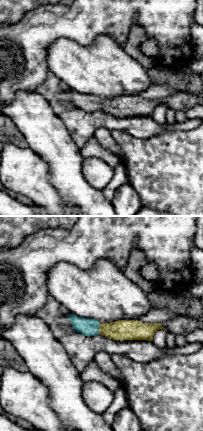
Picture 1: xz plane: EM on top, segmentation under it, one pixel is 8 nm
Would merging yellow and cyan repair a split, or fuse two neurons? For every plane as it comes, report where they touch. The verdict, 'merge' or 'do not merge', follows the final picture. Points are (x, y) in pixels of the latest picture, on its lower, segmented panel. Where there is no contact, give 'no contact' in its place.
(99, 329)

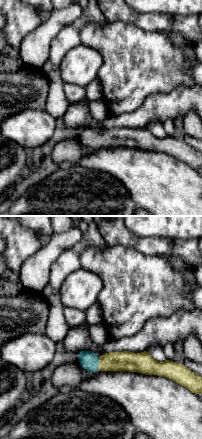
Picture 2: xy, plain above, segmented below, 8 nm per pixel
(99, 363)

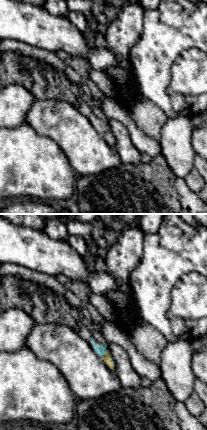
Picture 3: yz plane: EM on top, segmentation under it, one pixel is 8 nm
(105, 355)

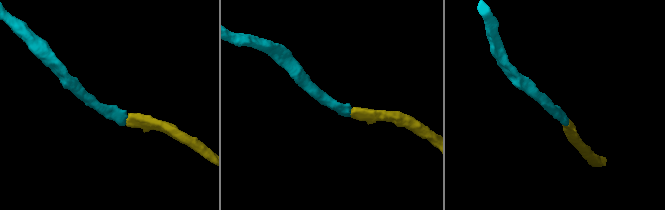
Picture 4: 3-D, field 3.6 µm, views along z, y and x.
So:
merge

